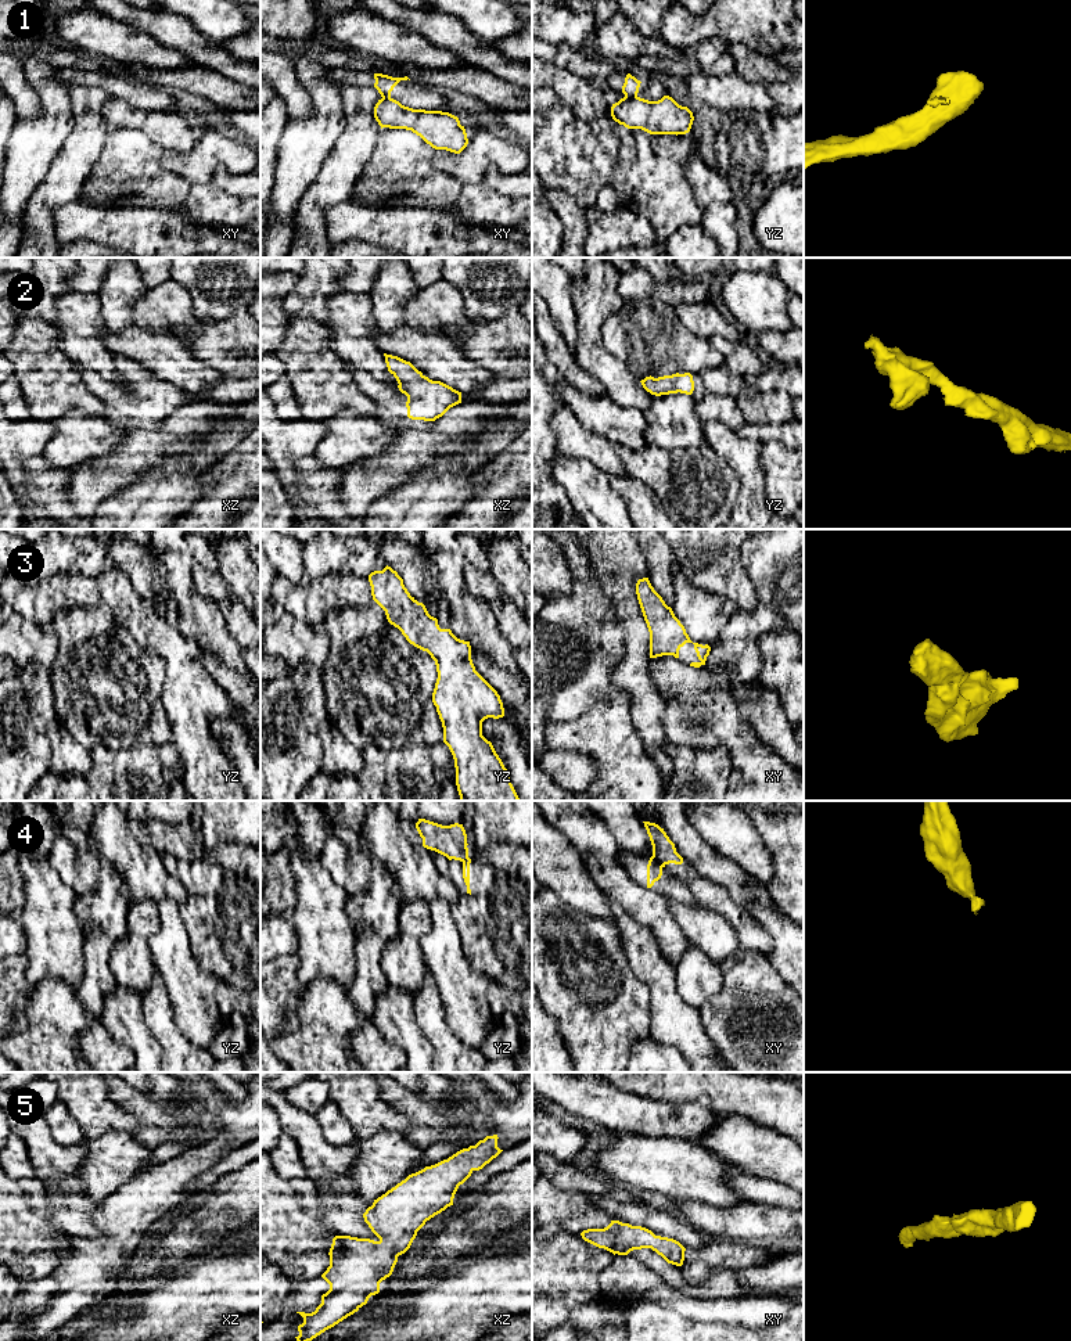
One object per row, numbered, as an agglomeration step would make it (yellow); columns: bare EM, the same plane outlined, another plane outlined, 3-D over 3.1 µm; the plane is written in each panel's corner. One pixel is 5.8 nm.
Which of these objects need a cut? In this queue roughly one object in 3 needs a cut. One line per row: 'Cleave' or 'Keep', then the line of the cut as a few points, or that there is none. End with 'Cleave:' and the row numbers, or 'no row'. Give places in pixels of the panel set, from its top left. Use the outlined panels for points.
1: Cleave. Split along yz (625, 96), (636, 97)
2: Keep. No split
3: Keep. No split
4: Cleave. Split along xy (651, 856), (664, 865)
5: Keep. No split
Cleave: 1, 4

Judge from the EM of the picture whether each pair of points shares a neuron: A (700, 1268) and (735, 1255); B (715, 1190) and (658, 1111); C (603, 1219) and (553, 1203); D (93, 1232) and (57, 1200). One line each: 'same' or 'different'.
A: same
B: different
C: same
D: same

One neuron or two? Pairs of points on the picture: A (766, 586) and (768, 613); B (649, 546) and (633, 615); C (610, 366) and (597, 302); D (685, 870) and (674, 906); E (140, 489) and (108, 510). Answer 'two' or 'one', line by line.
A: two
B: two
C: one
D: two
E: one

